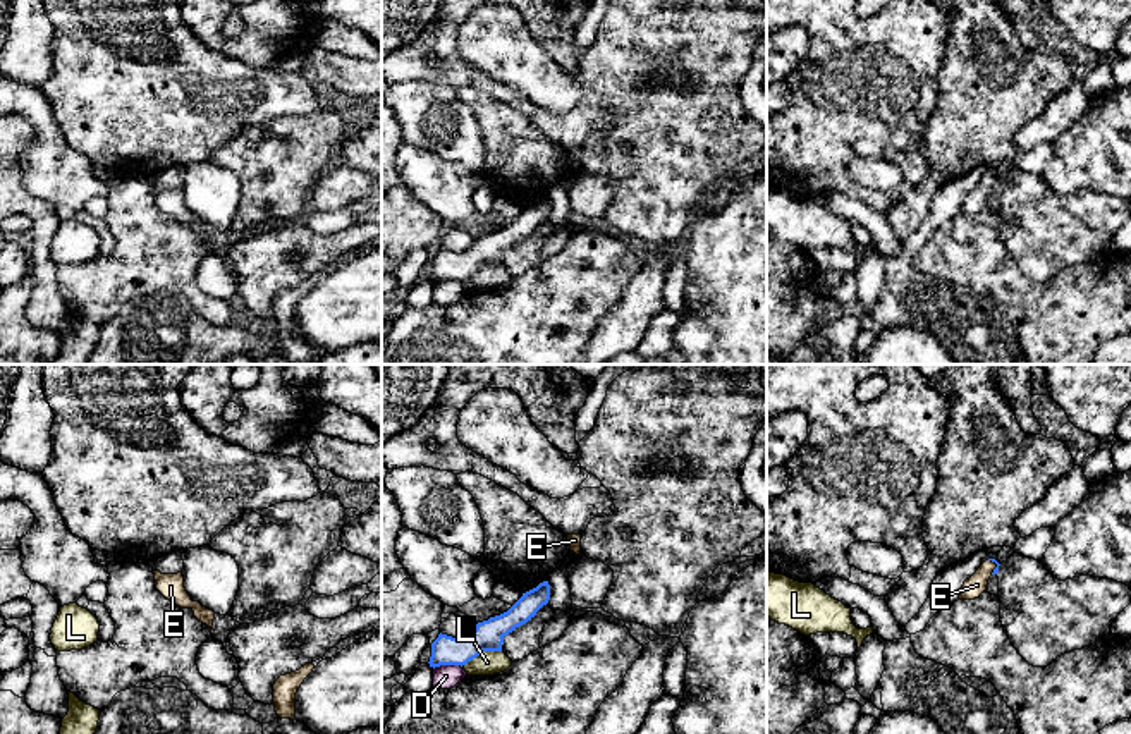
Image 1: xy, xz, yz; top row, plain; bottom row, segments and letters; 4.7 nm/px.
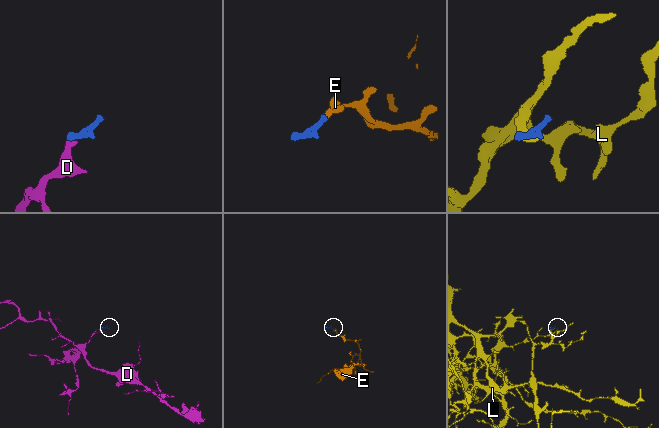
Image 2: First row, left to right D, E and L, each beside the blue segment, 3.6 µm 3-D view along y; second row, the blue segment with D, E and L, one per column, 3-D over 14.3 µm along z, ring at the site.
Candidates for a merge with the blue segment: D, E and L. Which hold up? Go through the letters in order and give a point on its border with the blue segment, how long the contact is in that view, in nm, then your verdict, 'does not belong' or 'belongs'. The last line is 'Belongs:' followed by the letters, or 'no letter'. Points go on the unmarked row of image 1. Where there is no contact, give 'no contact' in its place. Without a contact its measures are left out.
D: xz (447, 279) | 140 nm | does not belong
E: yz (997, 181) | 70 nm | belongs
L: xz (480, 267) | 200 nm | does not belong
Belongs: E

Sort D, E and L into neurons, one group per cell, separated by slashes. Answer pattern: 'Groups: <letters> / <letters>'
Groups: D / E / L

